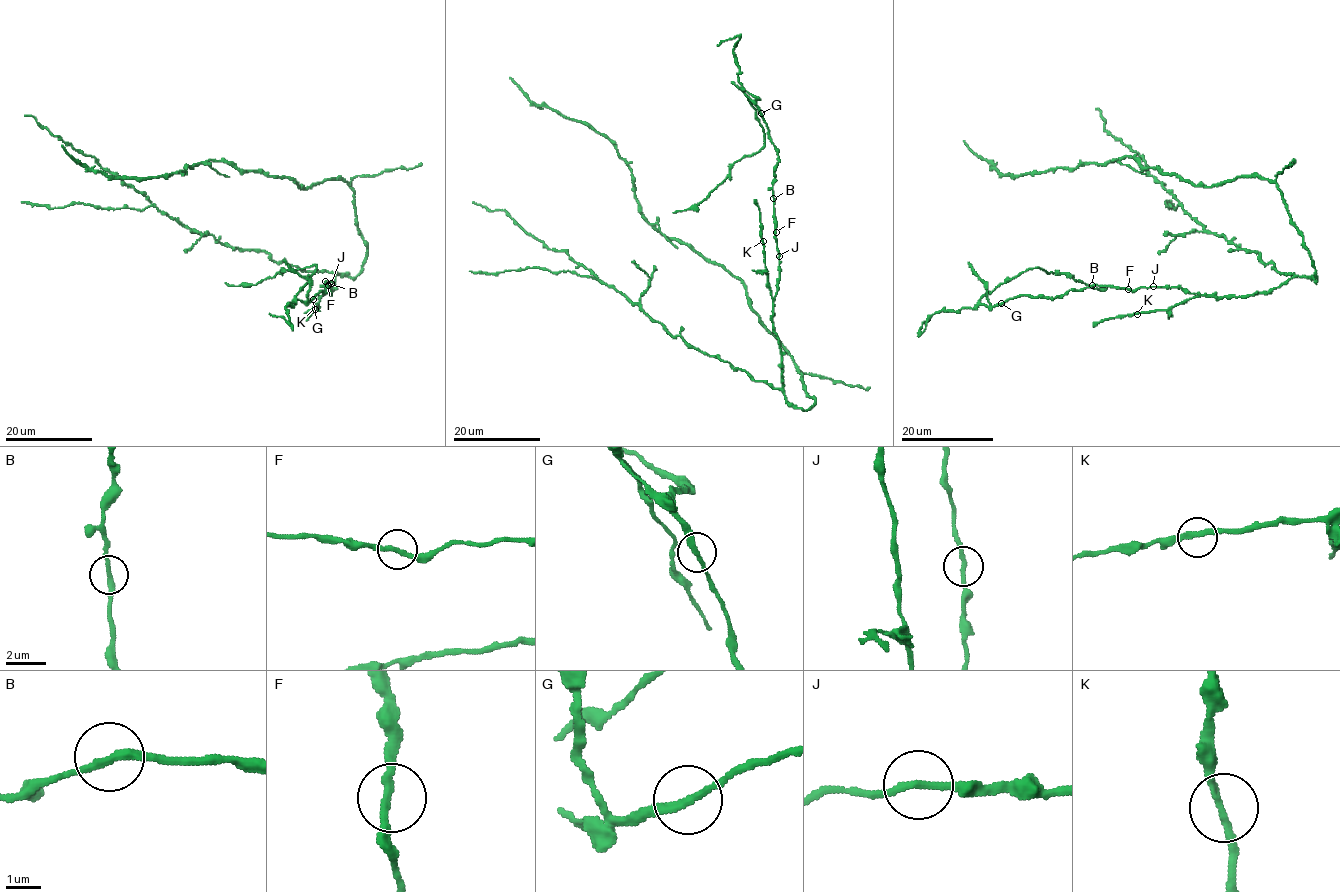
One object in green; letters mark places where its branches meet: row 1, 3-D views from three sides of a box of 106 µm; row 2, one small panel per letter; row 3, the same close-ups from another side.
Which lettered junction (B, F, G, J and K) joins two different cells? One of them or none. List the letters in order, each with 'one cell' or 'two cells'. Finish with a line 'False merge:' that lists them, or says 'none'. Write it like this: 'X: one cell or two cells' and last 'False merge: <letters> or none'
B: one cell
F: one cell
G: two cells
J: one cell
K: one cell
False merge: G

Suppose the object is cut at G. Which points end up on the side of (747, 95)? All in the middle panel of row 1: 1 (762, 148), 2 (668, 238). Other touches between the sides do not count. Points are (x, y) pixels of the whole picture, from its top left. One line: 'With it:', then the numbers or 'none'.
With it: 1

